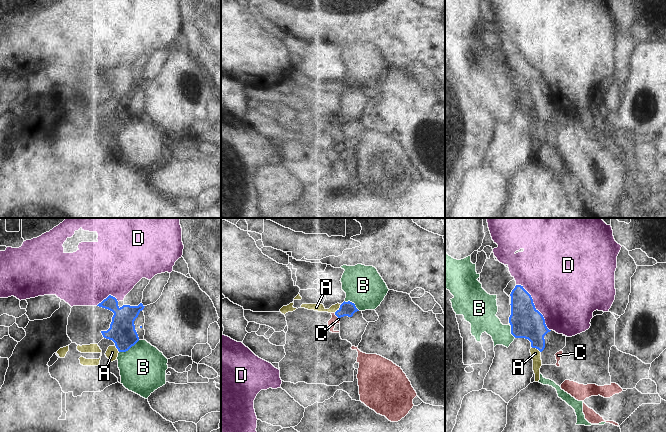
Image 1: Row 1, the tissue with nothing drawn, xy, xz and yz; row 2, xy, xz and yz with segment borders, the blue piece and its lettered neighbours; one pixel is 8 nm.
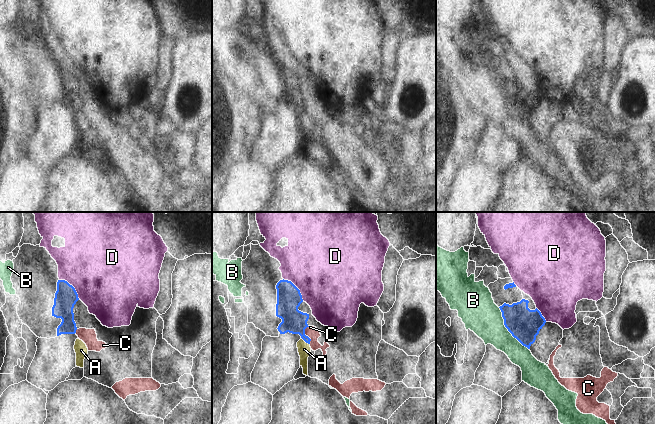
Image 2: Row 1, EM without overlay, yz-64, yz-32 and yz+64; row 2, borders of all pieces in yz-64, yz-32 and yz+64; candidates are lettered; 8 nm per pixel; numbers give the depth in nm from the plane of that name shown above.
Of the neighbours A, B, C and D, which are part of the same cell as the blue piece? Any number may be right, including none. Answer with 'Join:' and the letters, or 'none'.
Join: C

